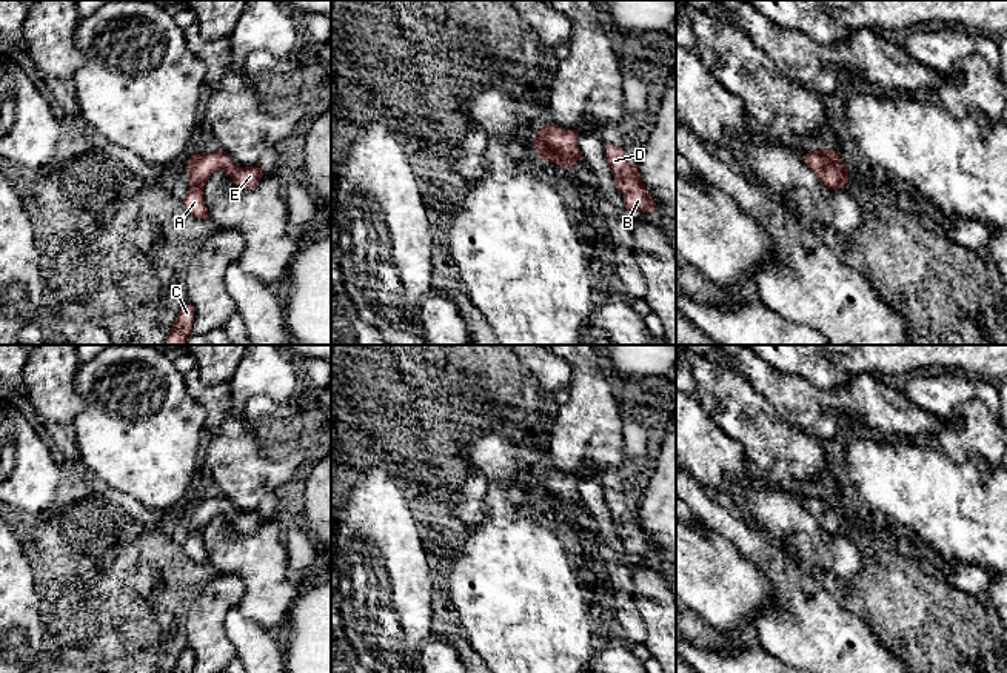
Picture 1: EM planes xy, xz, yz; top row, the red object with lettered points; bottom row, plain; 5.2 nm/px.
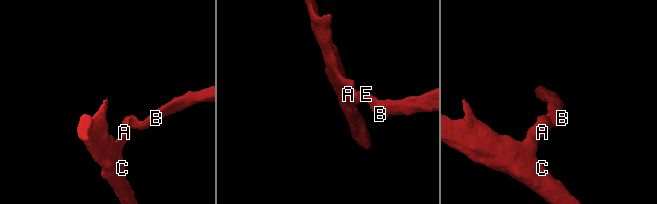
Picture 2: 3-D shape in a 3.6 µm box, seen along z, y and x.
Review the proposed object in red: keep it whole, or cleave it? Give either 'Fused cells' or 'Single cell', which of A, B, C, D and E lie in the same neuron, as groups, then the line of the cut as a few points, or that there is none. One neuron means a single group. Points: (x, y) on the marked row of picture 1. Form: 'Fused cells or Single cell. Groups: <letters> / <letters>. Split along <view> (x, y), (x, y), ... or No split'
Single cell. Groups: A B C D E. No split

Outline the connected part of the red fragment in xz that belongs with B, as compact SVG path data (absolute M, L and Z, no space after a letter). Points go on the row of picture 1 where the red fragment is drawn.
M605 143L605 157L614 177L614 186L624 197L624 205L628 211L642 211L651 214L656 203L642 183L639 165L633 165L625 157L622 146Z

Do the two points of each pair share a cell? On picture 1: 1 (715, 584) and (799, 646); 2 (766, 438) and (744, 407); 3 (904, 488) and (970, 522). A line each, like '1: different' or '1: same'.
1: different
2: same
3: same

